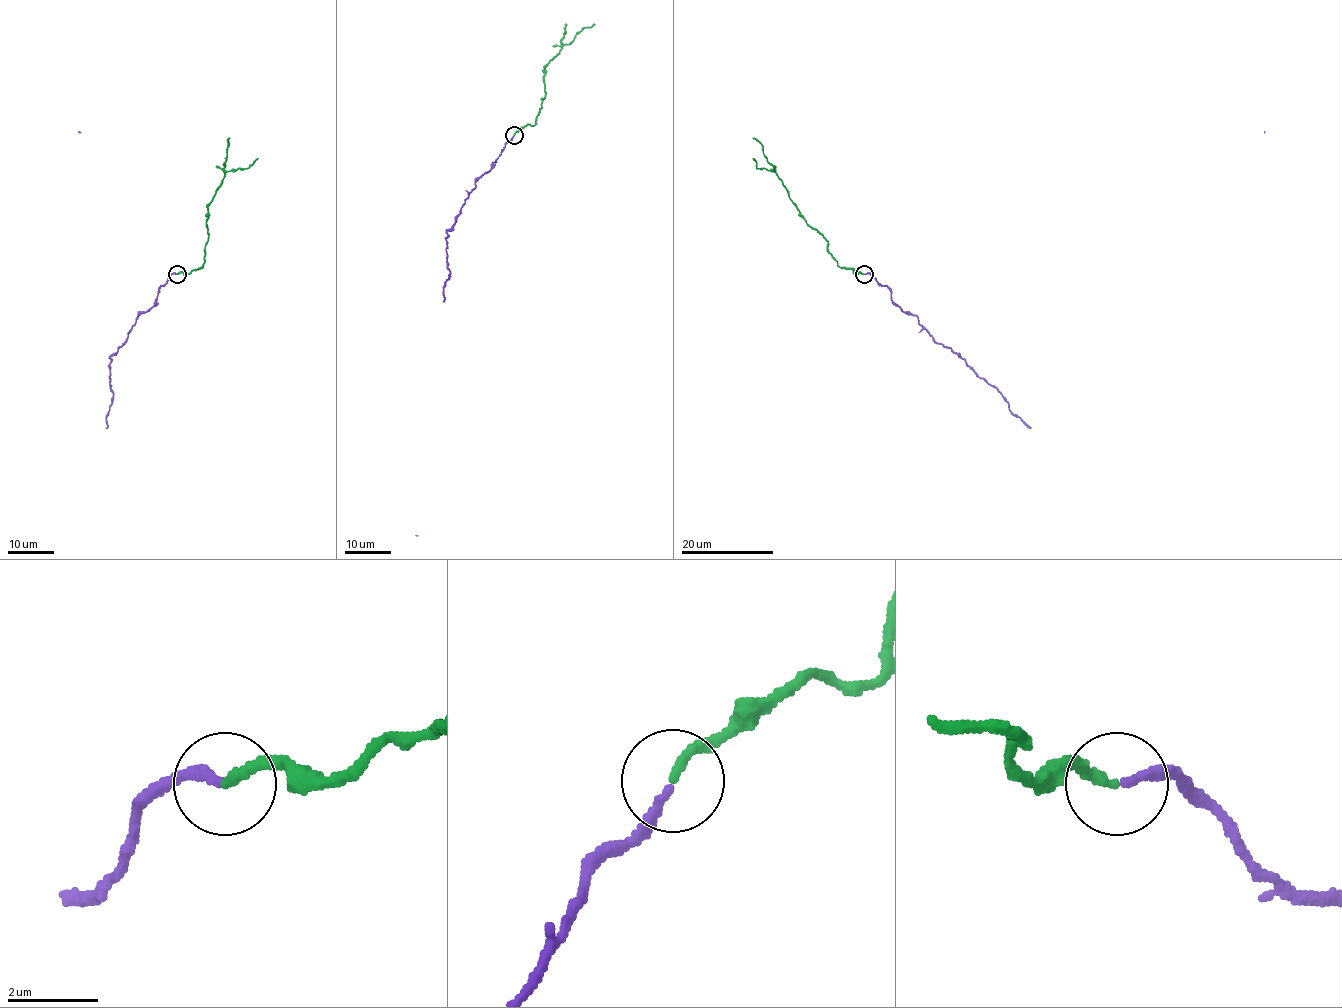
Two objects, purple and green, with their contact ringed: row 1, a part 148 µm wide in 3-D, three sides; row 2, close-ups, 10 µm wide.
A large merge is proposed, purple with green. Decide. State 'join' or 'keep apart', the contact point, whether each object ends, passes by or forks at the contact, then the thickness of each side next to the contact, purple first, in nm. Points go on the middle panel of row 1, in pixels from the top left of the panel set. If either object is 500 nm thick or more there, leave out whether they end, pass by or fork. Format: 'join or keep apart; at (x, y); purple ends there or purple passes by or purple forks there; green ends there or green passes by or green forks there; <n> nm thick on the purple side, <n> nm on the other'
join; at (514, 135); purple ends there; green ends there; 190 nm thick on the purple side, 200 nm on the other

